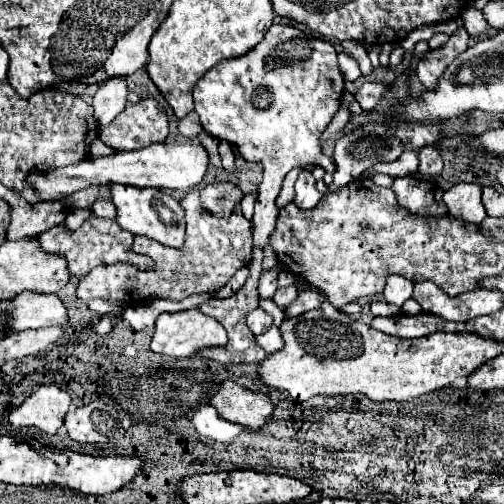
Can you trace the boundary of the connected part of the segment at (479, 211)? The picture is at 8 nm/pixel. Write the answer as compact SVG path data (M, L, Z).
M458 183L450 187L444 193L444 205L452 217L466 219L470 223L482 223L486 217L486 211L480 203L480 187L472 183Z

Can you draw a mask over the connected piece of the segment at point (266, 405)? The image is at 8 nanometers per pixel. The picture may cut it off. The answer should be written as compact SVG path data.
M226 381L220 391L212 397L210 405L228 421L238 423L250 431L260 431L266 427L274 405L268 395L254 393L246 387Z

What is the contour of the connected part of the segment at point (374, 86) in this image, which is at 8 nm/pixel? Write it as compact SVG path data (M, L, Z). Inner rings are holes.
M362 83L356 89L356 101L360 103L360 107L366 113L374 113L374 107L380 103L380 99L386 95L386 91L390 89L390 85L386 83Z

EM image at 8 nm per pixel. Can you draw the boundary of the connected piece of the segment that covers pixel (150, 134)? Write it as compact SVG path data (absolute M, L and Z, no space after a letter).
M142 99L136 105L128 105L110 125L102 127L98 137L114 149L142 149L152 143L164 143L168 137L168 117L156 99Z

